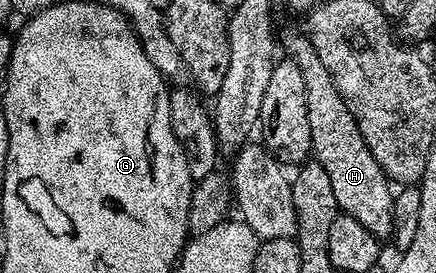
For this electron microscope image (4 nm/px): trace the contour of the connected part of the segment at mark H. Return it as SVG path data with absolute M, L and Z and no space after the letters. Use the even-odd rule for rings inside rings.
M285 29L282 33L280 30L279 45L280 48L281 45L285 48L284 56L294 61L303 71L303 87L307 91L307 123L311 123L311 143L313 144L311 153L331 179L331 191L335 191L338 210L359 219L359 223L363 223L363 227L367 227L367 231L371 231L379 239L388 238L393 232L394 190L391 188L389 178L381 169L381 164L377 162L375 155L371 155L347 103L343 103L343 95L339 95L339 87L335 87L331 71L323 67L315 47L302 30L301 33L297 29Z

